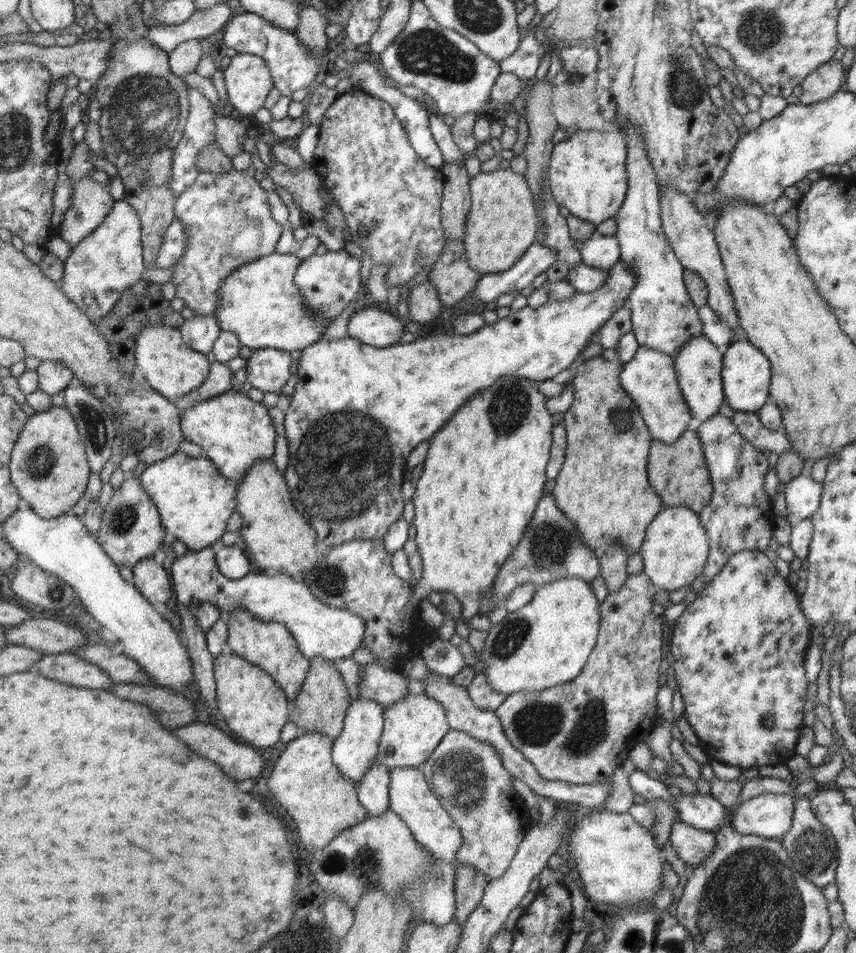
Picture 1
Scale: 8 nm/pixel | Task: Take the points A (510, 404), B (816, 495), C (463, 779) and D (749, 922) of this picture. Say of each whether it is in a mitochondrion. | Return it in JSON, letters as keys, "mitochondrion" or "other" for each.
{"A":"mitochondrion","B":"other","C":"mitochondrion","D":"mitochondrion"}

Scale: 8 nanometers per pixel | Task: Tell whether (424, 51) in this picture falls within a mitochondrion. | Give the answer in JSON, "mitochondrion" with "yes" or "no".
{"mitochondrion":"yes"}

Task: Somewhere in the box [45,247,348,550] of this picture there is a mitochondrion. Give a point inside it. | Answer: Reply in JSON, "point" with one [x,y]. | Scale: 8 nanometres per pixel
{"point":[94,426]}

